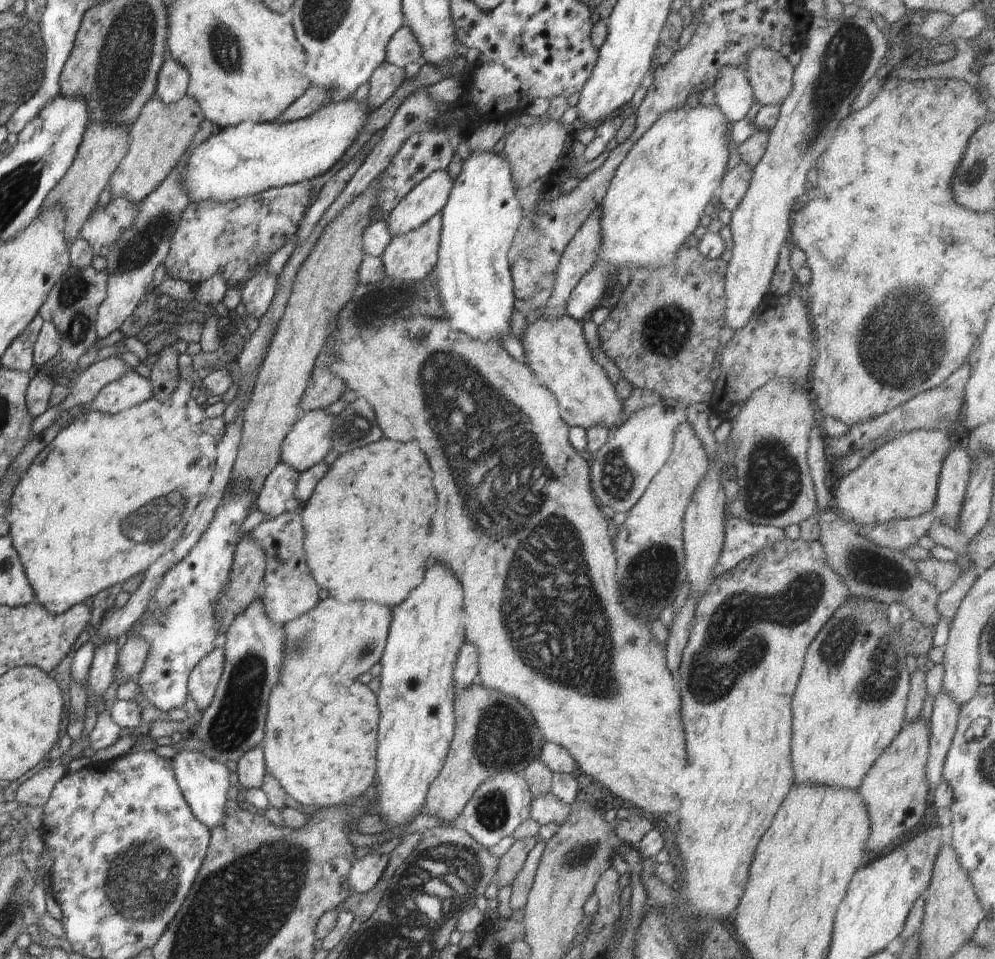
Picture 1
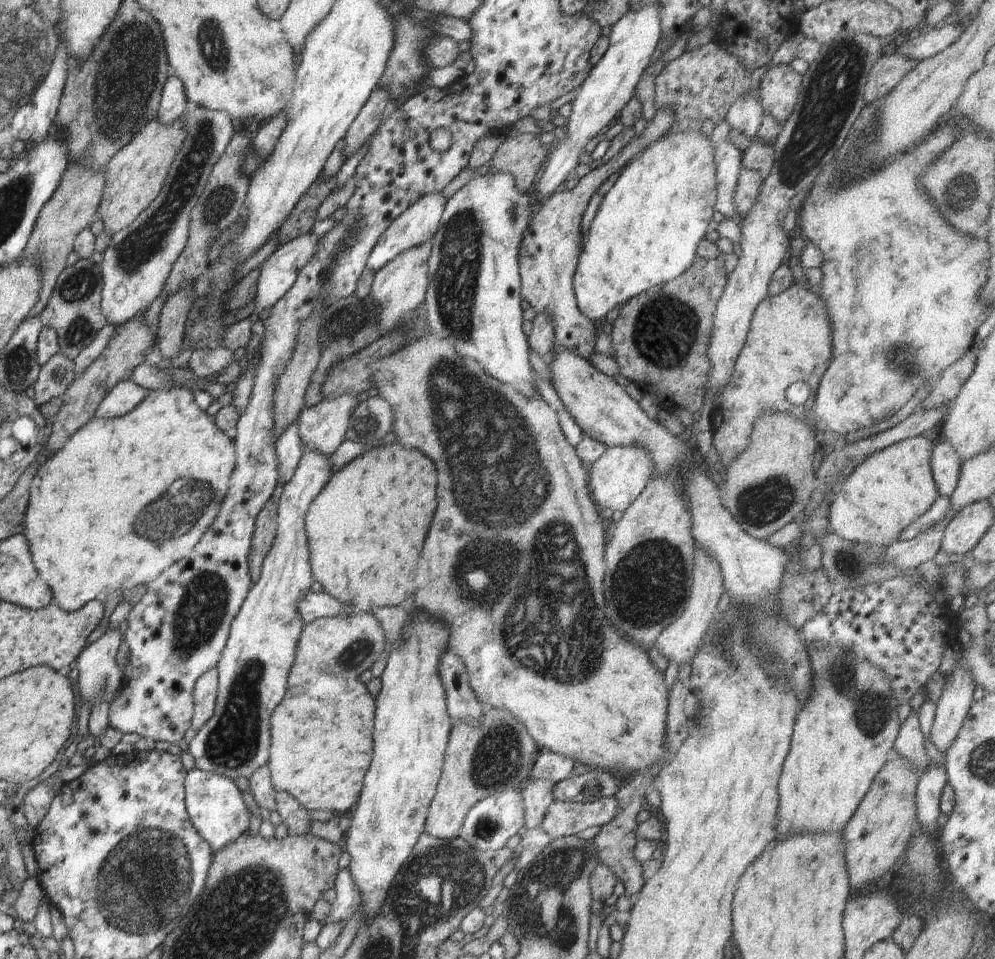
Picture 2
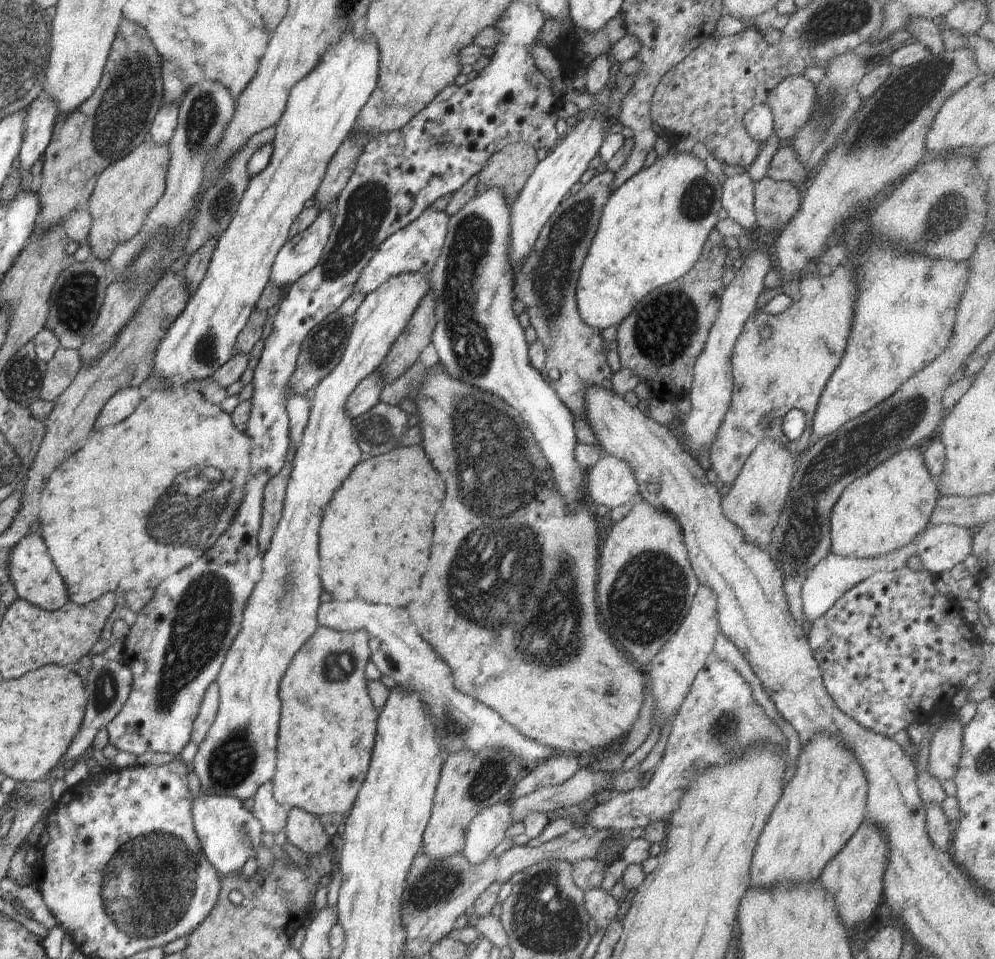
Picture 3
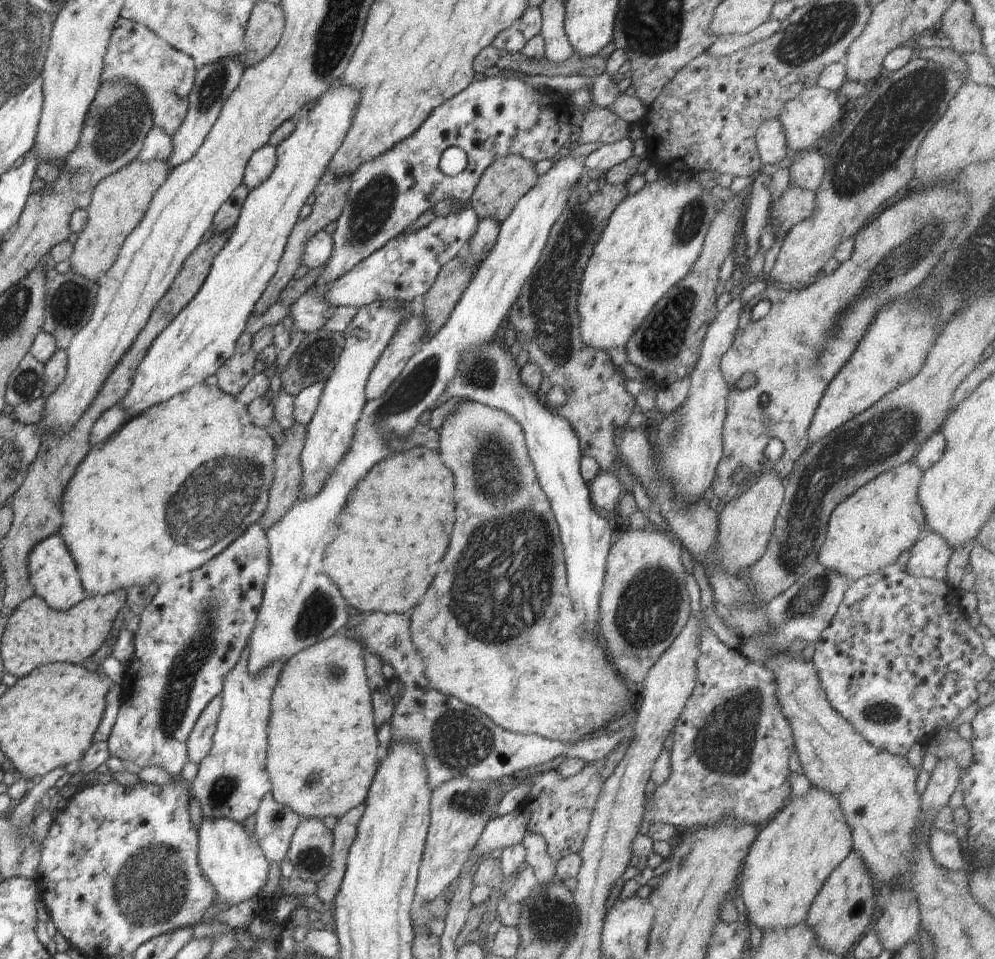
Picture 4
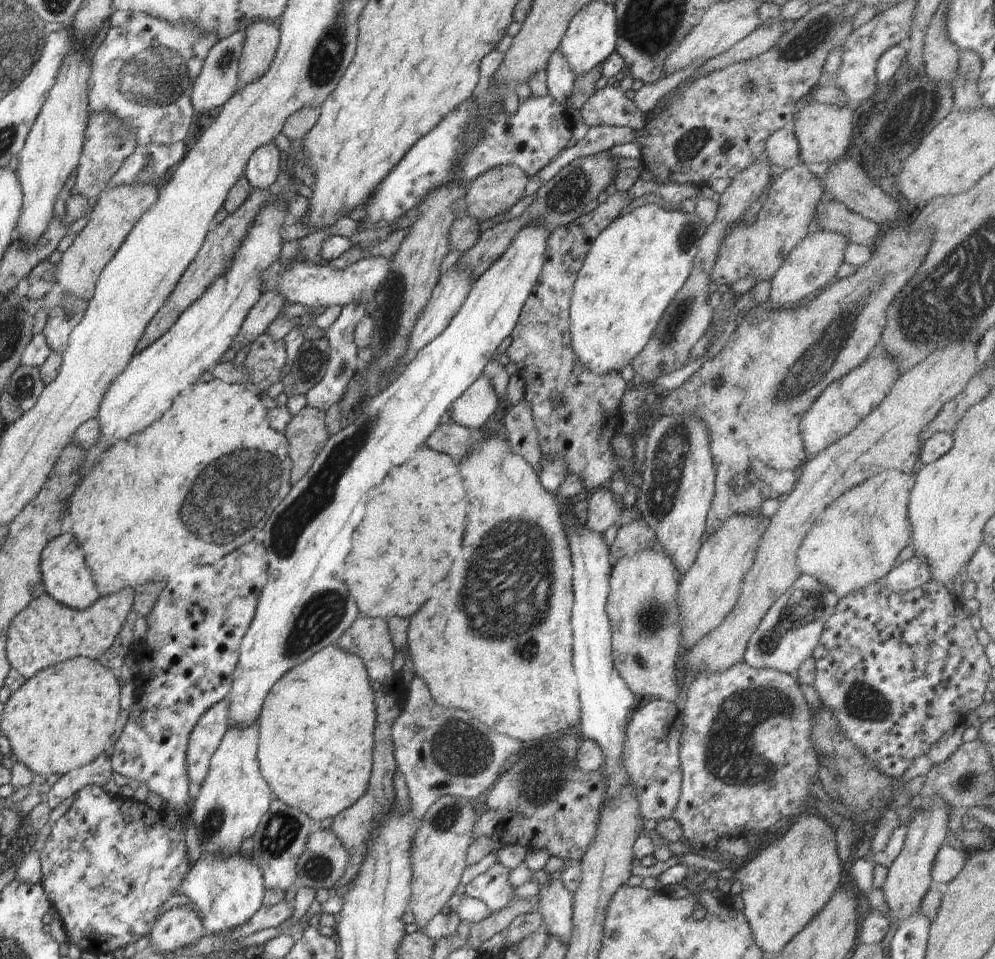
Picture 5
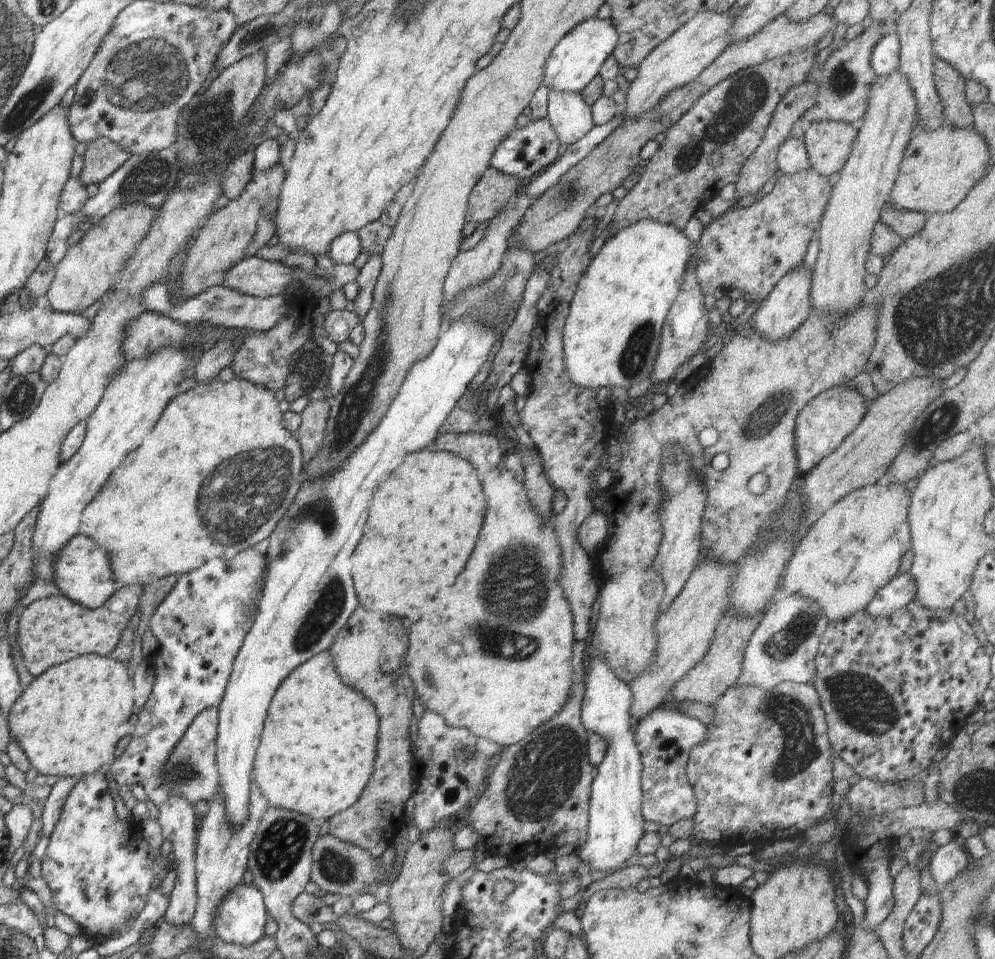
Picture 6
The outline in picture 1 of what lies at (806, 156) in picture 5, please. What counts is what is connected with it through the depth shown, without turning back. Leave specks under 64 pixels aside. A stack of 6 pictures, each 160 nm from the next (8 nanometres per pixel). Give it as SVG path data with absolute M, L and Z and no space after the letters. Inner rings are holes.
M766 45L753 48L747 52L743 66L756 102L781 104L790 94L794 63L773 48Z

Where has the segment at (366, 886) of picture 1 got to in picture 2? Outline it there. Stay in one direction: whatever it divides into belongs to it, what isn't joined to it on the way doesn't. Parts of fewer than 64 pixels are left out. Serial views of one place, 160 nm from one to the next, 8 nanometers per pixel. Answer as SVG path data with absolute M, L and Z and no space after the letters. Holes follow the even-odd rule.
M348 867L339 870L333 888L336 892L336 898L330 904L330 912L328 912L326 920L324 920L324 924L349 921L350 916L355 914L356 910L361 906L360 892L358 892L358 888L354 888L354 882L352 882Z

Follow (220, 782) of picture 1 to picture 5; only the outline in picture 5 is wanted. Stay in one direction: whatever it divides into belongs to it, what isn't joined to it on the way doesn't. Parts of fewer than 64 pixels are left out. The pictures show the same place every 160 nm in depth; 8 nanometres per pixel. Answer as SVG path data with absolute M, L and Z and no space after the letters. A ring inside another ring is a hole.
M236 852L232 856L208 856L201 854L198 861L186 872L186 878L178 886L176 894L187 896L202 912L202 923L207 935L226 934L234 928L242 928L260 908L265 896L264 878L258 864L248 856Z

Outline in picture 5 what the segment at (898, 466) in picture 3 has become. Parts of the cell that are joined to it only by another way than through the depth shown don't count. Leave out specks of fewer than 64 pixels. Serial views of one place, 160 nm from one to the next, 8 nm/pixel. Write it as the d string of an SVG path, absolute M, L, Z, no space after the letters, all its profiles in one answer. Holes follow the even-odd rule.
M883 471L866 478L860 486L822 510L798 552L798 572L802 576L814 576L838 600L885 578L895 568L900 552L911 543L908 504L915 476L915 472Z

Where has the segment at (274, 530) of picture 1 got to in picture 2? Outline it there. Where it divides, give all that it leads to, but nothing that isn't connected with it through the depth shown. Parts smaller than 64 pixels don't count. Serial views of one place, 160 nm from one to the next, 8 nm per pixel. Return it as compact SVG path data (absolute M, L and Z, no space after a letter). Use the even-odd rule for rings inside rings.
M308 590L304 598L298 602L298 614L304 623L314 622L322 618L336 618L336 616L348 616L356 608L352 604L340 604L336 598L332 598L327 593L316 594Z

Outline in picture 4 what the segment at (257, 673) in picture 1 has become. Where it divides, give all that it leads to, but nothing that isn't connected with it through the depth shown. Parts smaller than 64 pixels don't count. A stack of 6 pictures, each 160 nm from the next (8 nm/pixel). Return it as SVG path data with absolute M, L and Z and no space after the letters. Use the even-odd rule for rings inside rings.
M374 301L361 309L345 330L341 360L323 382L323 389L312 420L306 425L306 438L300 455L301 485L297 500L316 496L335 468L350 450L357 420L367 403L365 386L376 361L388 346L398 327L412 316L415 301ZM410 310L410 311L409 311ZM411 312L410 314L408 313ZM248 644L242 649L237 663L223 678L222 710L213 736L212 748L199 764L198 773L189 785L190 795L200 802L204 819L228 816L242 823L257 811L261 798L271 790L266 770L268 725L271 718L271 696L285 660L269 664L264 671L251 675L247 667Z

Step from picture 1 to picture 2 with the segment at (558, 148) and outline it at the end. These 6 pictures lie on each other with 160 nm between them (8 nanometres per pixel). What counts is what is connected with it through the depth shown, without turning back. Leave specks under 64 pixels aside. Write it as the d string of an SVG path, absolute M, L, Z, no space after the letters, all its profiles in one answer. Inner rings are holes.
M518 134L516 138L508 137L498 146L486 170L492 174L510 174L518 192L531 196L534 180L548 154L549 149L541 144L537 136Z

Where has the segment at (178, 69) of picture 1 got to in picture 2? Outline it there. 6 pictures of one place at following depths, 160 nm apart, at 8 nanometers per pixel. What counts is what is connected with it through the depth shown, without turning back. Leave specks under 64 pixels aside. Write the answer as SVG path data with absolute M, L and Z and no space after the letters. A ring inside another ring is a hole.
M171 72L162 90L156 120L170 126L172 122L182 119L189 102L184 84Z

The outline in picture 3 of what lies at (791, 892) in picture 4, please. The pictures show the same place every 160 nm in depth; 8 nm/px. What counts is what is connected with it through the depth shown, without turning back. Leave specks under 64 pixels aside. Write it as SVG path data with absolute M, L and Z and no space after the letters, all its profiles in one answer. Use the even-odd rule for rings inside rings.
M826 731L816 733L802 748L796 761L796 770L783 786L783 793L776 803L768 824L764 826L754 858L752 858L752 884L772 886L776 882L794 882L794 885L811 883L819 878L822 869L833 856L842 850L865 819L868 781L862 765L846 745Z

